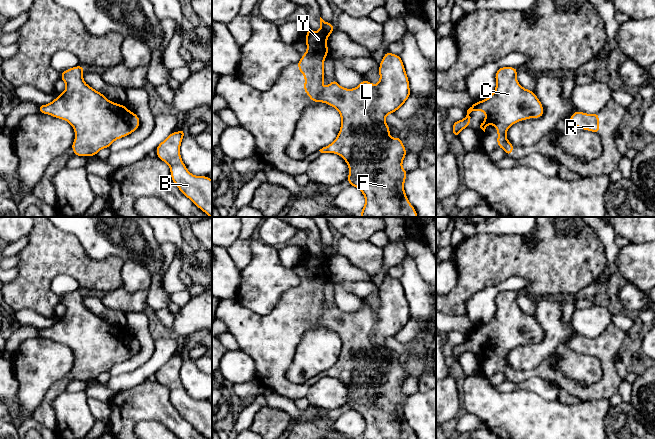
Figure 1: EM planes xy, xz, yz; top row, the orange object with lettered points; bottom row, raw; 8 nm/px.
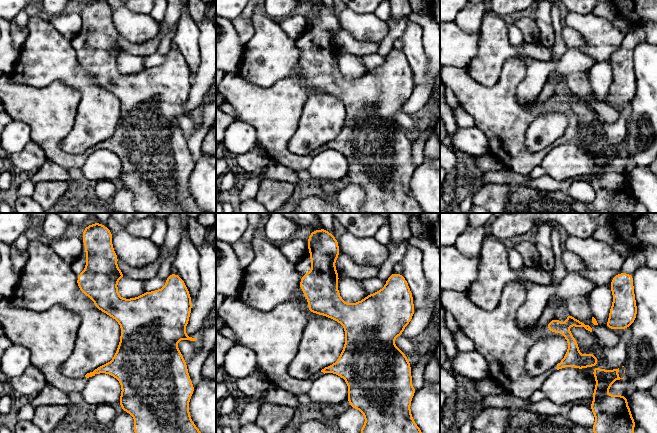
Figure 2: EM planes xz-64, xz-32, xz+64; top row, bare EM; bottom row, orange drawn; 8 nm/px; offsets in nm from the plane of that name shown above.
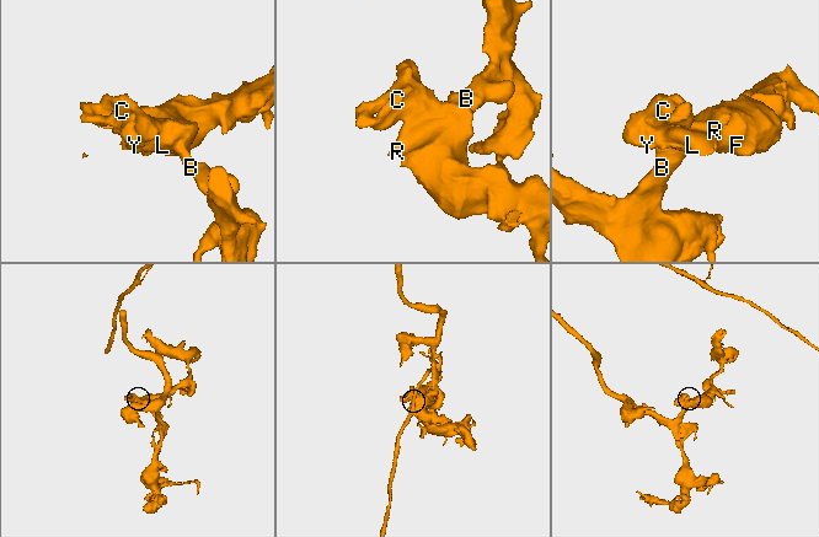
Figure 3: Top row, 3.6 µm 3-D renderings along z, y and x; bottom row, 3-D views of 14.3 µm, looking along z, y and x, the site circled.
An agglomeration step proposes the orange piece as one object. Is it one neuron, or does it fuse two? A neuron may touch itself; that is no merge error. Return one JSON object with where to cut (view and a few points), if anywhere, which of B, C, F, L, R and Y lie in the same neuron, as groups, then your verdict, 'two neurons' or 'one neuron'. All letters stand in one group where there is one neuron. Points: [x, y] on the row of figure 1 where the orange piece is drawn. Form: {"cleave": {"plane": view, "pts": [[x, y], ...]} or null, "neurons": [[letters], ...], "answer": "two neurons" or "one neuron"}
{"cleave": null, "neurons": [["B", "C", "F", "L", "R", "Y"]], "answer": "one neuron"}

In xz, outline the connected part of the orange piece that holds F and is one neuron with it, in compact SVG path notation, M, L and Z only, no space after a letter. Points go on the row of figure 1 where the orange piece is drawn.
M321 17L319 32L307 28L305 38L307 51L297 63L298 70L306 78L304 91L312 102L326 103L336 108L341 116L338 136L330 145L319 151L340 155L348 164L349 185L358 188L365 197L365 205L359 214L361 217L418 217L404 190L408 171L401 165L407 154L406 148L401 136L398 138L390 136L390 126L384 121L388 114L395 113L411 95L409 79L401 57L389 51L385 53L379 65L380 80L377 85L362 80L356 88L346 89L334 78L322 91L324 60L329 52L327 39L334 30L334 25L325 22Z

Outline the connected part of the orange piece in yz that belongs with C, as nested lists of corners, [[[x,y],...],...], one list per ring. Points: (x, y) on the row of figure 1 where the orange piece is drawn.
[[[514,67],[498,68],[495,91],[489,98],[473,103],[464,119],[453,122],[453,136],[458,138],[464,128],[470,127],[469,114],[472,111],[482,111],[486,117],[480,128],[485,132],[487,125],[494,125],[498,132],[498,147],[511,156],[514,144],[506,139],[509,127],[521,120],[541,118],[544,114],[544,108],[533,90],[523,88],[517,81],[517,72]]]

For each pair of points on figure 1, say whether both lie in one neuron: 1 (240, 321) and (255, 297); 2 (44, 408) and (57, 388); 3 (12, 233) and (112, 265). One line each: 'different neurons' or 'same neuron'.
1: different neurons
2: same neuron
3: different neurons

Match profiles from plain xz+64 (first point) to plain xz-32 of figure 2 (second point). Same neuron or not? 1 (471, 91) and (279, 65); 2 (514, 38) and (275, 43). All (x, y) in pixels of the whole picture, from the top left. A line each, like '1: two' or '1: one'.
1: two
2: two

